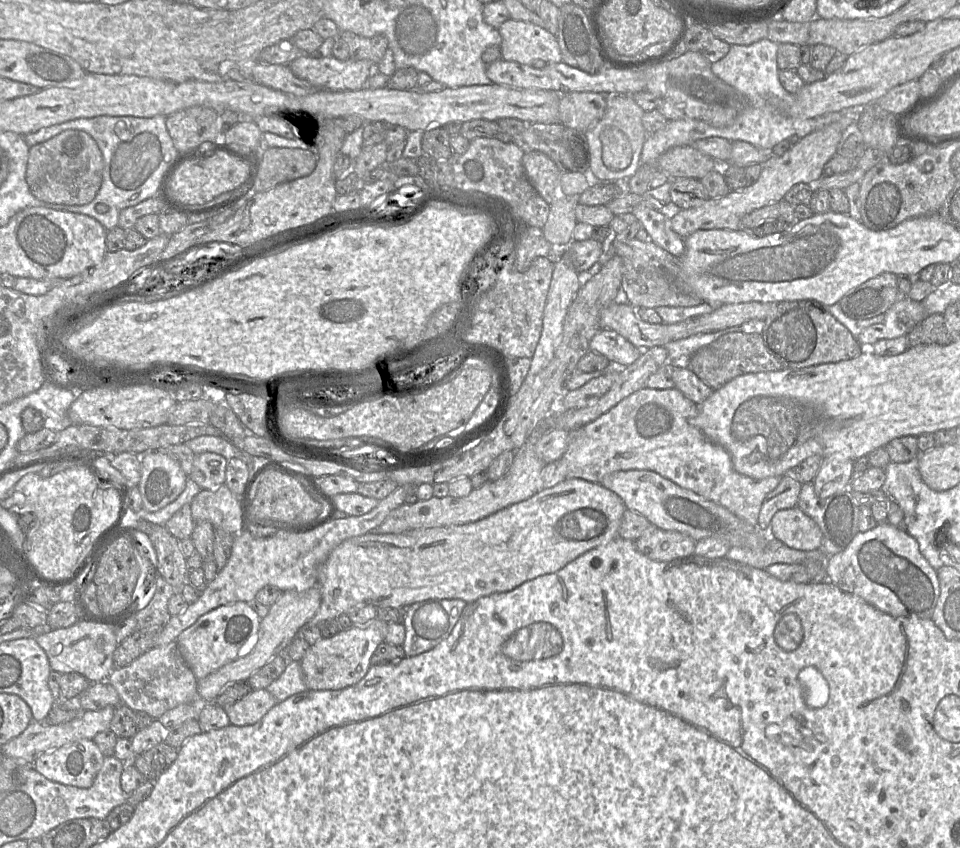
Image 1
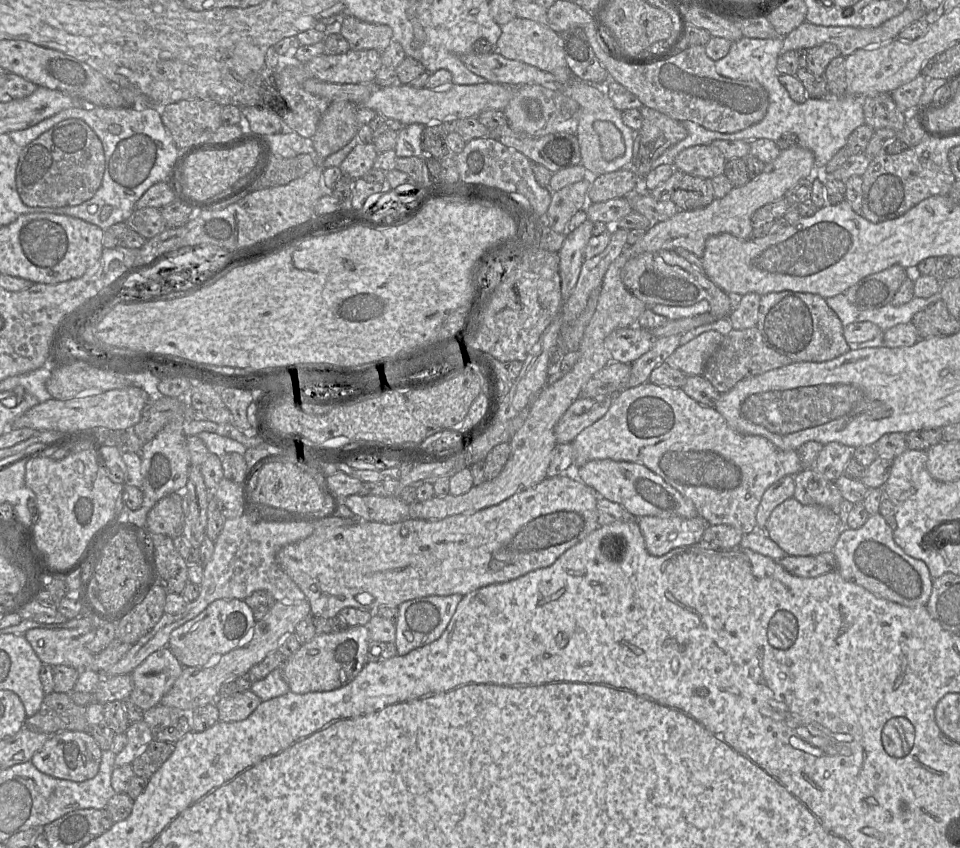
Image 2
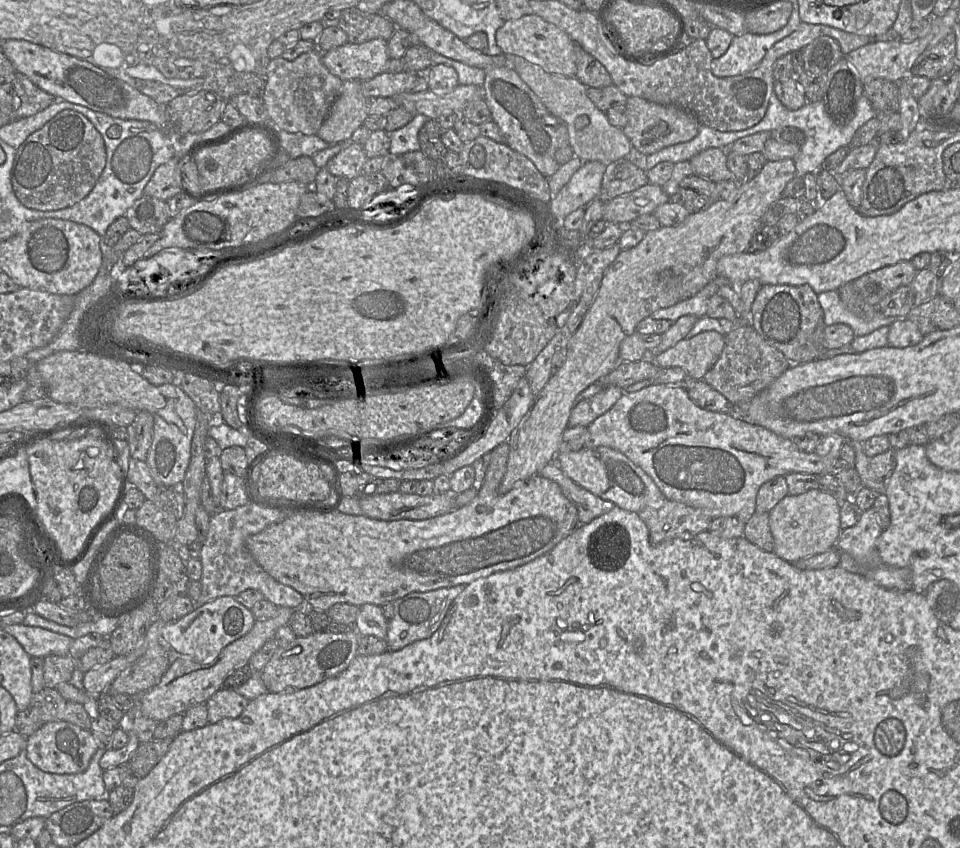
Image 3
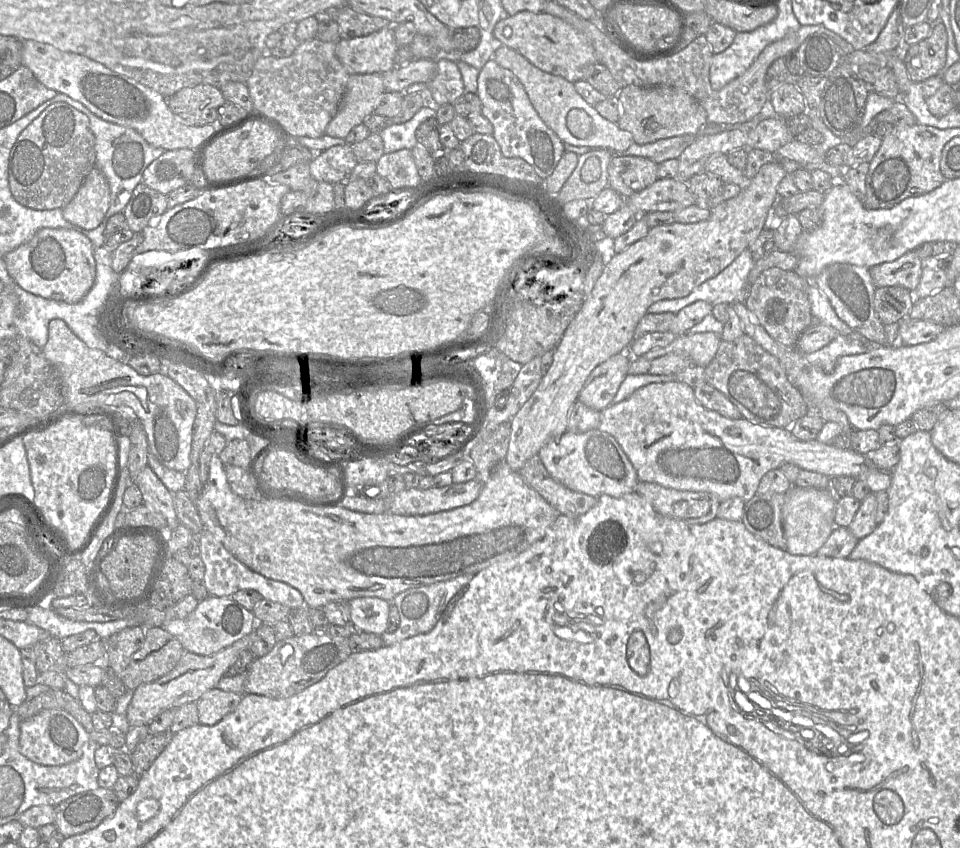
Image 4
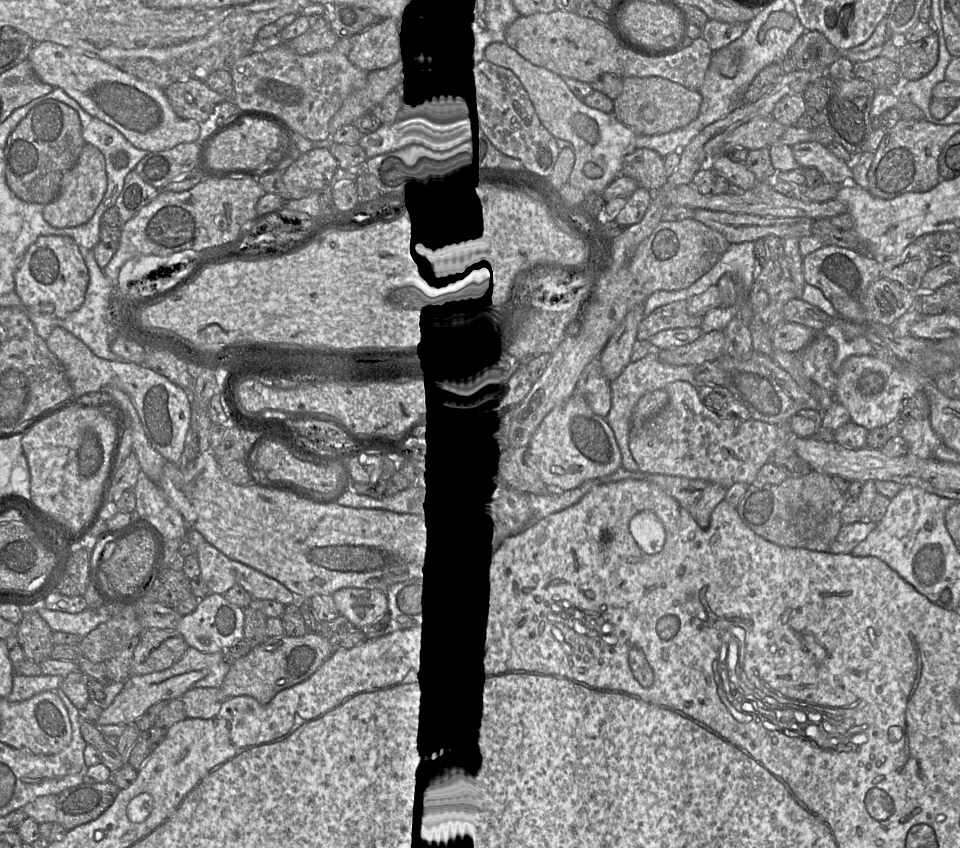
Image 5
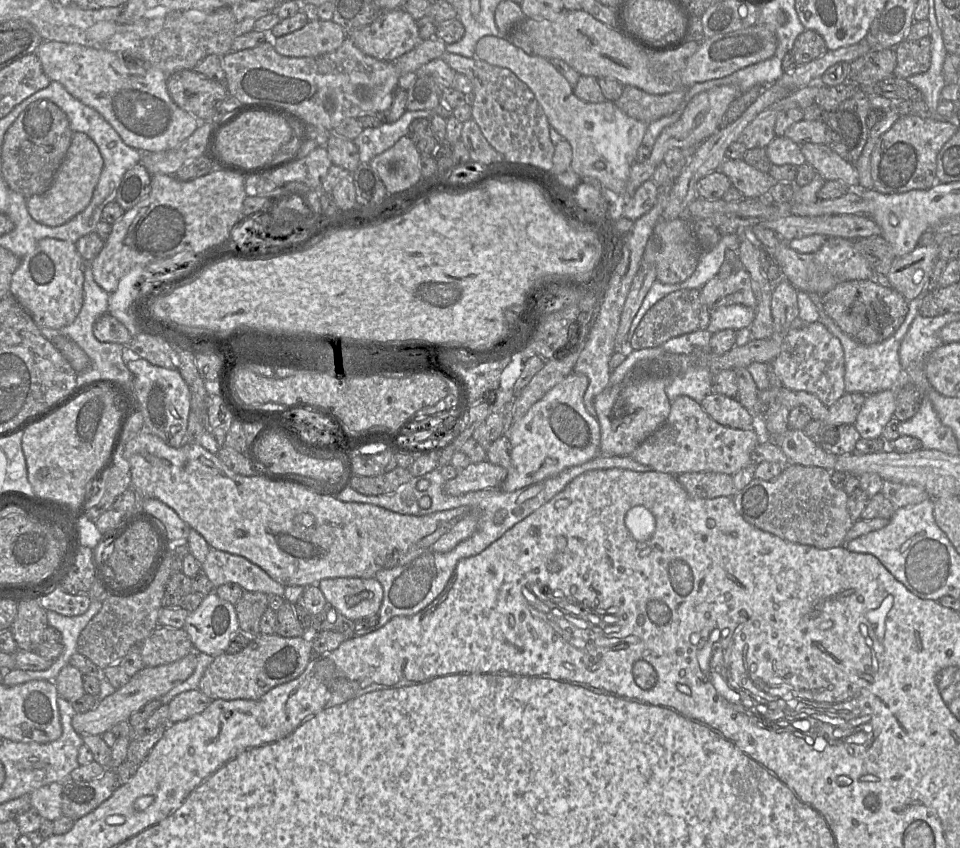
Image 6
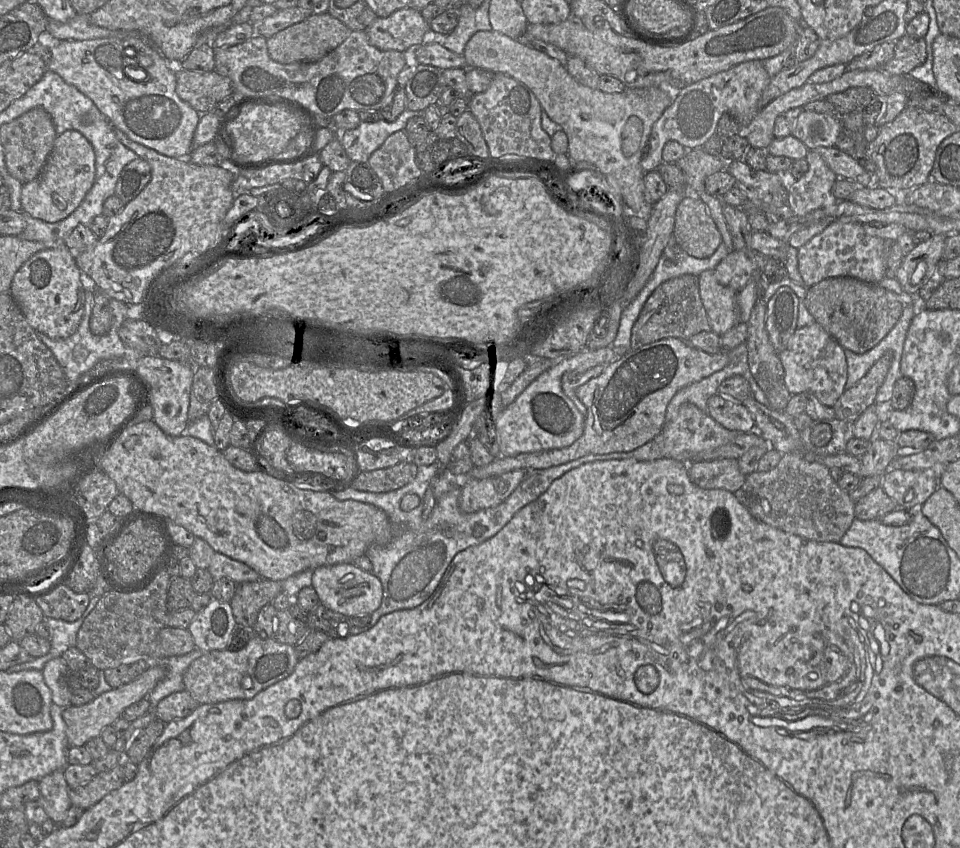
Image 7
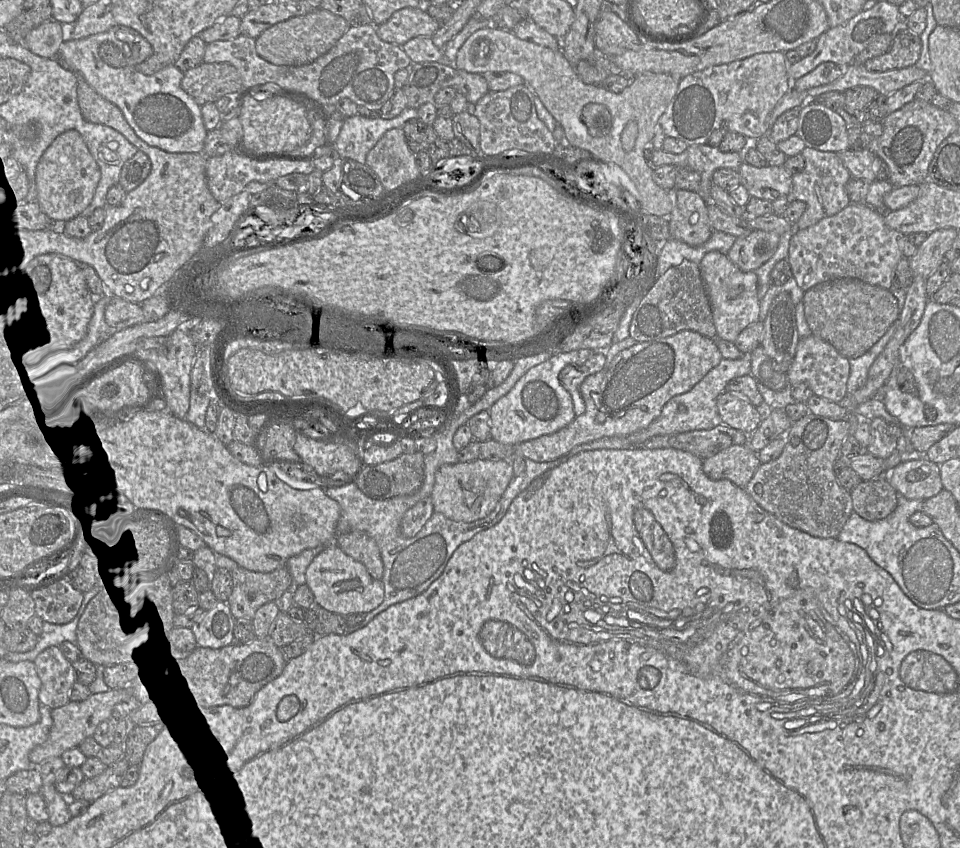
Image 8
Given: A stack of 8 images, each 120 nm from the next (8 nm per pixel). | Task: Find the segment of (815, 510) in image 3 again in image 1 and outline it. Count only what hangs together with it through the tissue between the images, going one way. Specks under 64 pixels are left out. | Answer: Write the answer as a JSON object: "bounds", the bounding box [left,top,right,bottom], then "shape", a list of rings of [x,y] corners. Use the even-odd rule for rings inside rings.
{"bounds":[768,506,823,551],"shape":[[[798,506],[777,511],[772,517],[768,535],[802,551],[818,549],[823,539],[816,522]]]}

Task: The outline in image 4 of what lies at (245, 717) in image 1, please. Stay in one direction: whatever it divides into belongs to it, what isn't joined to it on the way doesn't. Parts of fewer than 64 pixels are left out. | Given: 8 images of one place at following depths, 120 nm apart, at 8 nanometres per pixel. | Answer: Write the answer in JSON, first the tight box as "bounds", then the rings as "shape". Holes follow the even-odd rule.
{"bounds":[196,688,244,725],"shape":[[[213,688],[204,693],[196,702],[199,723],[214,725],[232,713],[239,705],[244,694],[227,692]]]}

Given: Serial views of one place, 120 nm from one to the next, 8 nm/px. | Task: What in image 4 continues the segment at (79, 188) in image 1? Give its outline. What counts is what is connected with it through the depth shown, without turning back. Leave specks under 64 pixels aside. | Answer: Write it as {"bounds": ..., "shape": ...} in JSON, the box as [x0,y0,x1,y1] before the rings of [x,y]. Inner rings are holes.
{"bounds":[9,102,95,210],"shape":[[[56,102],[20,133],[10,149],[9,188],[13,198],[25,207],[35,210],[63,208],[95,166],[95,137],[89,118],[65,102]]]}

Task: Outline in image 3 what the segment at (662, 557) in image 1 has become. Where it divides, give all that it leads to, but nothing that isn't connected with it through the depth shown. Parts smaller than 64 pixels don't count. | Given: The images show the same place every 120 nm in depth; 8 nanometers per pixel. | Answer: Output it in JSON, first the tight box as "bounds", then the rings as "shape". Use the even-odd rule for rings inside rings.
{"bounds":[638,498,714,545],"shape":[[[666,498],[643,508],[638,515],[648,527],[653,545],[706,531],[714,519],[703,510]]]}

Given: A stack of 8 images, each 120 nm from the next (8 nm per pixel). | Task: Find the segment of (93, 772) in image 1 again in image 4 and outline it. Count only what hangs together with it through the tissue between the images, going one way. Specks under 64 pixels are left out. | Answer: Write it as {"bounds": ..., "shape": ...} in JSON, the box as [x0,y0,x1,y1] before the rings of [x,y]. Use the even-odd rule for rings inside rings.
{"bounds":[19,709,91,766],"shape":[[[61,709],[45,710],[21,721],[19,725],[19,751],[34,763],[44,766],[62,766],[78,760],[83,746],[91,735],[68,712]]]}

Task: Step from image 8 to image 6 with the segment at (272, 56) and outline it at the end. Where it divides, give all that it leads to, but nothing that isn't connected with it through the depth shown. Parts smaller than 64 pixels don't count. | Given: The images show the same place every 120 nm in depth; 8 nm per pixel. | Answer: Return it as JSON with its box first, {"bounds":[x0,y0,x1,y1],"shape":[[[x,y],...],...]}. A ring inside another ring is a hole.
{"bounds":[273,19,347,58],"shape":[[[321,19],[273,40],[274,49],[290,58],[319,57],[341,47],[347,34],[337,23]]]}

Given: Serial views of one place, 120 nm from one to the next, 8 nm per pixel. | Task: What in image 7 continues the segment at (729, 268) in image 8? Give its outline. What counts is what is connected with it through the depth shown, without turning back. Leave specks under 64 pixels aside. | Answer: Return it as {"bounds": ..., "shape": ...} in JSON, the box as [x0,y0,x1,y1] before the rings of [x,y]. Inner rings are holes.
{"bounds":[699,270,739,335],"shape":[[[706,270],[699,277],[700,297],[705,307],[711,330],[723,335],[739,322],[737,292],[721,285],[714,270]]]}

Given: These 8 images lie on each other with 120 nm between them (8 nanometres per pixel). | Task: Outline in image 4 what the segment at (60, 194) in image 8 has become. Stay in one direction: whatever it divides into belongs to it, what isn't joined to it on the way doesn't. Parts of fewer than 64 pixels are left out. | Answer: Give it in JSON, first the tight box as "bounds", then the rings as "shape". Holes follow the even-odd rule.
{"bounds":[62,167,110,230],"shape":[[[94,167],[73,199],[62,208],[63,217],[85,230],[98,227],[110,206],[110,187],[104,174]]]}

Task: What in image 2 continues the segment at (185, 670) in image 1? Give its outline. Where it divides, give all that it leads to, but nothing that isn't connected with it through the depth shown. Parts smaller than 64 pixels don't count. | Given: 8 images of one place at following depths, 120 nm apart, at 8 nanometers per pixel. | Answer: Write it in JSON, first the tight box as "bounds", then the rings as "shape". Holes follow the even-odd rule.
{"bounds":[128,648,182,711],"shape":[[[160,648],[131,672],[133,690],[128,699],[144,711],[159,705],[182,670],[182,664],[171,650]]]}

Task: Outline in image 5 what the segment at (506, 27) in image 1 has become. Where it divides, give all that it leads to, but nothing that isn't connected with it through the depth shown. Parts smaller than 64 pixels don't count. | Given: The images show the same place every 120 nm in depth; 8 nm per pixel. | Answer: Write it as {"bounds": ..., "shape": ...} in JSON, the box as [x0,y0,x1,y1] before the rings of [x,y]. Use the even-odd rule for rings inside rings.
{"bounds":[504,9,623,83],"shape":[[[556,9],[550,13],[519,16],[506,28],[504,43],[532,64],[560,76],[585,83],[591,83],[605,73],[623,77],[623,67],[618,59],[619,44],[608,27],[572,12]]]}

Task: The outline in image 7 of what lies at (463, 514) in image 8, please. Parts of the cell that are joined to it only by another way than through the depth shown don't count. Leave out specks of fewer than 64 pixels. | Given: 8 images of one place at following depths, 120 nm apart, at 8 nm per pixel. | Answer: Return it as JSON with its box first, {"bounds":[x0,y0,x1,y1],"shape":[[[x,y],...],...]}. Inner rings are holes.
{"bounds":[460,469,526,514],"shape":[[[518,469],[486,479],[468,480],[460,489],[460,510],[470,514],[499,505],[519,486],[525,475],[526,470]]]}

